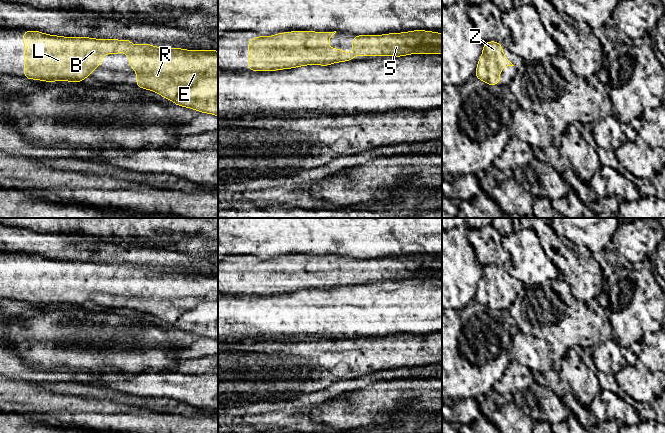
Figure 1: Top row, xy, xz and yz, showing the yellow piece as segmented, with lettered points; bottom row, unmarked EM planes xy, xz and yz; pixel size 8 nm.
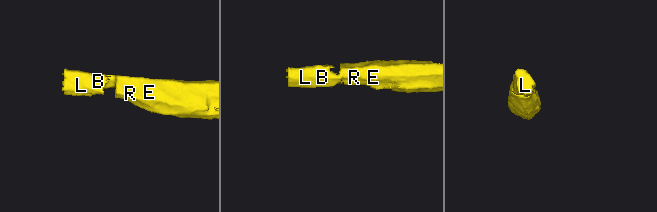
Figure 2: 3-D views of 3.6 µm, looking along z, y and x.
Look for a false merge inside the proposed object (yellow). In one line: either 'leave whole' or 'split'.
leave whole

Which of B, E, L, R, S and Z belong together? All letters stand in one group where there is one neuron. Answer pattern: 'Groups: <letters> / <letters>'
Groups: B E L R S Z

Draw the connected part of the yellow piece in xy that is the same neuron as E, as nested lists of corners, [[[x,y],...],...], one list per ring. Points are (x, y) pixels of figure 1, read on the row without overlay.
[[[24,254],[24,303],[44,306],[80,307],[97,293],[105,278],[128,278],[128,289],[136,295],[136,311],[151,314],[175,329],[218,341],[218,275],[132,269],[130,263],[64,261]]]

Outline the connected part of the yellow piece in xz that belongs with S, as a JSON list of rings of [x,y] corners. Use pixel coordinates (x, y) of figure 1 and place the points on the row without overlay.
[[[412,254],[400,257],[381,259],[355,259],[351,269],[352,277],[341,275],[340,272],[329,272],[329,264],[336,257],[316,255],[290,255],[272,260],[260,260],[248,263],[248,295],[277,295],[300,290],[330,290],[333,287],[353,285],[356,279],[386,279],[402,281],[411,278],[441,278],[442,257],[426,254]]]

